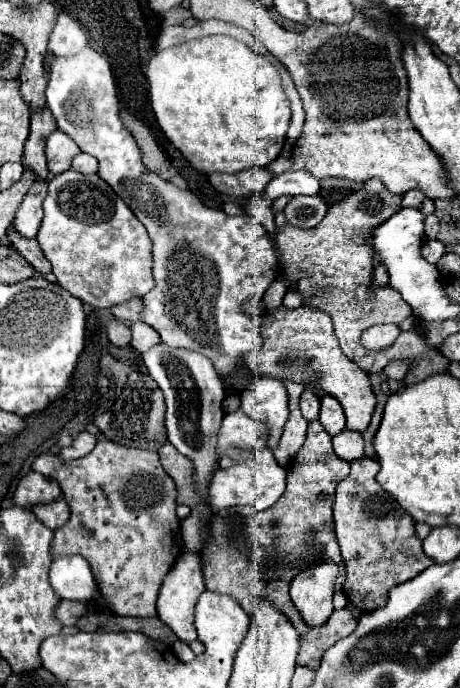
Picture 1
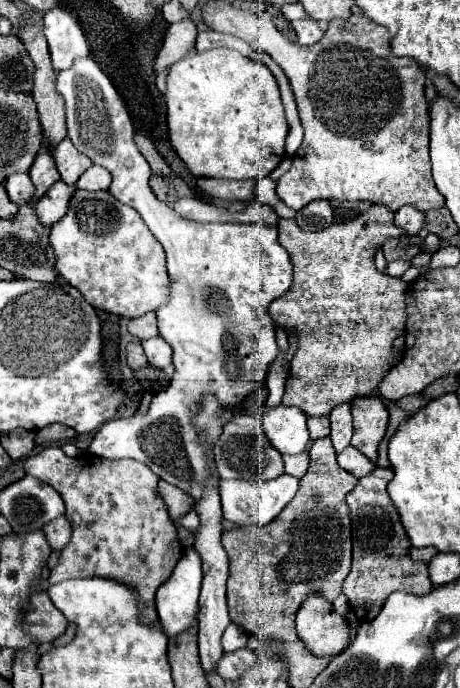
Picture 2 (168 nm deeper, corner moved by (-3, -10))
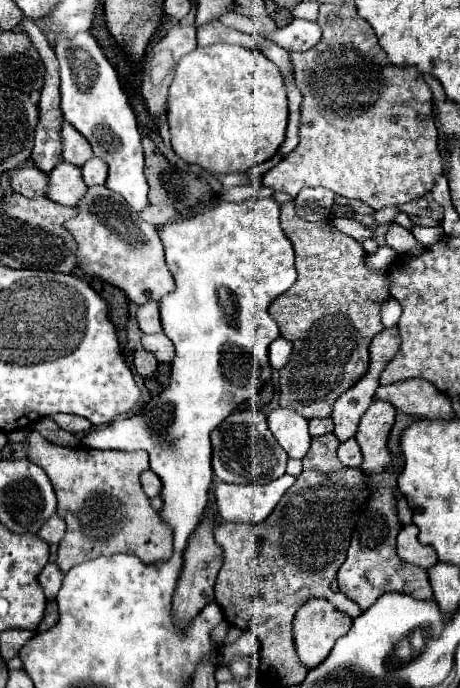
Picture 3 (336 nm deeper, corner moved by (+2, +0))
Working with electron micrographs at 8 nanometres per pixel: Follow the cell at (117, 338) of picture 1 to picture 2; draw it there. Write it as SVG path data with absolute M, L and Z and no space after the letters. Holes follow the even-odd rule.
M130 342L126 346L126 360L128 360L128 366L132 370L138 370L138 368L144 368L148 362L146 362L146 356L144 356L144 350L140 346L140 342Z

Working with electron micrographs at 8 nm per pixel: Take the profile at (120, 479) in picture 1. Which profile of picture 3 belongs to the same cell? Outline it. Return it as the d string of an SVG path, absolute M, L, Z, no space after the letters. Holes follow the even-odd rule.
M31 432L27 458L47 472L57 494L57 514L63 514L67 522L65 538L57 550L57 566L61 572L69 572L75 564L95 556L111 556L117 552L135 554L147 564L171 556L171 528L167 528L151 508L139 482L139 474L149 470L149 456L145 450L121 452L93 450L85 446L65 448L49 444L39 432Z

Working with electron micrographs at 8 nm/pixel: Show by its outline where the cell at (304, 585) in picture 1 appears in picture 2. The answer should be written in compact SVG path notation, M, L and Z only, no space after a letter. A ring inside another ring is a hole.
M310 594L298 614L296 630L306 648L316 656L336 656L346 648L348 622L334 612L332 604L320 594Z

